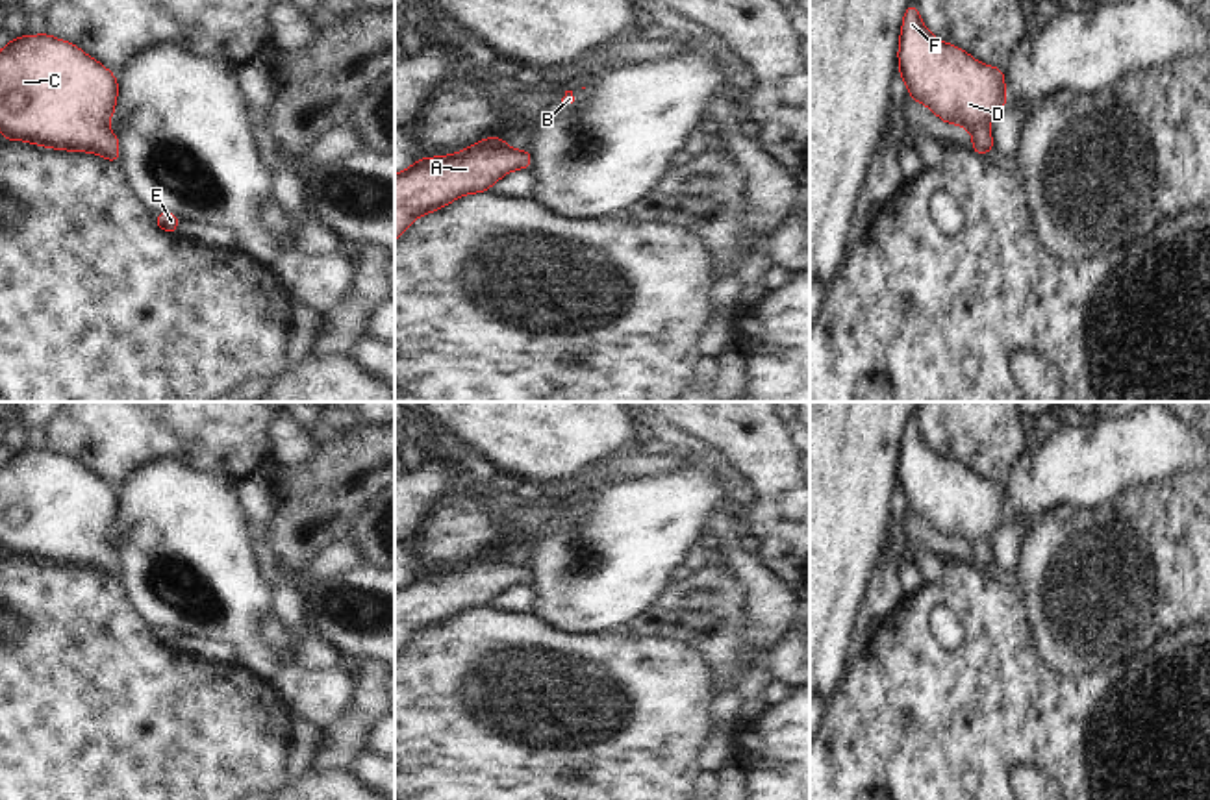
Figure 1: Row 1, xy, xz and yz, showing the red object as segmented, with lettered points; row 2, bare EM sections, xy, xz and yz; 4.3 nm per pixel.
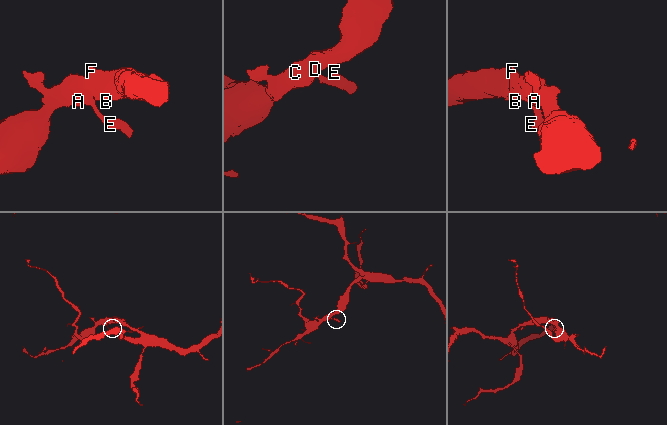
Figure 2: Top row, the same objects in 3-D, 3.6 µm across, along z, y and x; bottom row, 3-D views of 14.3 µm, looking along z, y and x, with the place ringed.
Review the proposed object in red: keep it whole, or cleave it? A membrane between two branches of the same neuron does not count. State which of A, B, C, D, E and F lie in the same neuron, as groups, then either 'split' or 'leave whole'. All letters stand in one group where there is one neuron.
A B C D E F; leave whole

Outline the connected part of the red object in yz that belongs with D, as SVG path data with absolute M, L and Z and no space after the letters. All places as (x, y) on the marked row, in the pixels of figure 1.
M915 2L902 19L899 72L910 98L928 106L941 120L973 133L975 154L984 156L995 148L988 124L1006 106L1002 69L982 65L928 33Z

